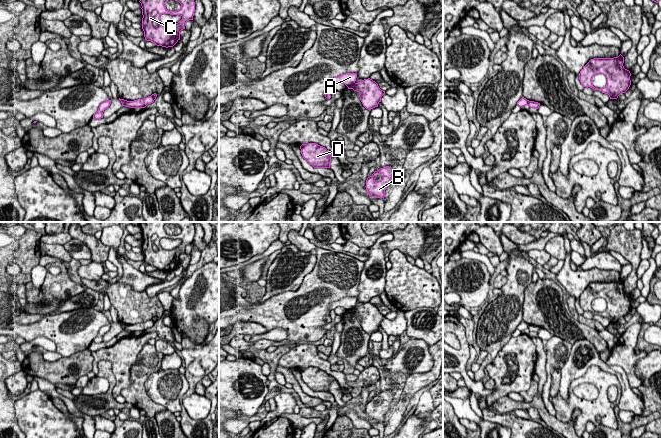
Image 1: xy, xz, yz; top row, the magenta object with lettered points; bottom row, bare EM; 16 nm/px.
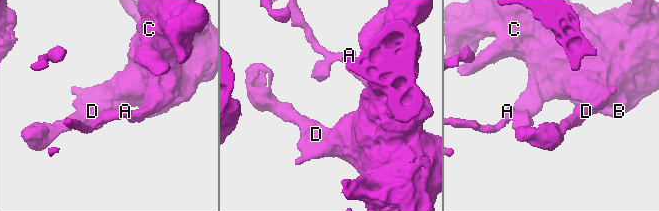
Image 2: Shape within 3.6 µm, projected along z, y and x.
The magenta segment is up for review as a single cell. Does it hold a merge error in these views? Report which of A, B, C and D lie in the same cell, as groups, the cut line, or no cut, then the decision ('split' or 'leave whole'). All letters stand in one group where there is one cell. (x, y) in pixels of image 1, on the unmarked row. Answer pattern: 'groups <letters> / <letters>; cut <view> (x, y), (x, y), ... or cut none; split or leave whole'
groups A / B C D; cut xz (354, 306), (347, 310); split

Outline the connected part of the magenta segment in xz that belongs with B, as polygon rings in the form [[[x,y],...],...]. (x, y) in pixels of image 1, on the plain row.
[[[386,390],[375,395],[366,404],[367,419],[375,422],[385,421],[385,414],[389,410],[390,403],[392,402],[393,394],[391,391]]]

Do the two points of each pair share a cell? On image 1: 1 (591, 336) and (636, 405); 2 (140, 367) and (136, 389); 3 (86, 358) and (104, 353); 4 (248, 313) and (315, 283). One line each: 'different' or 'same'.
1: different
2: same
3: different
4: same

